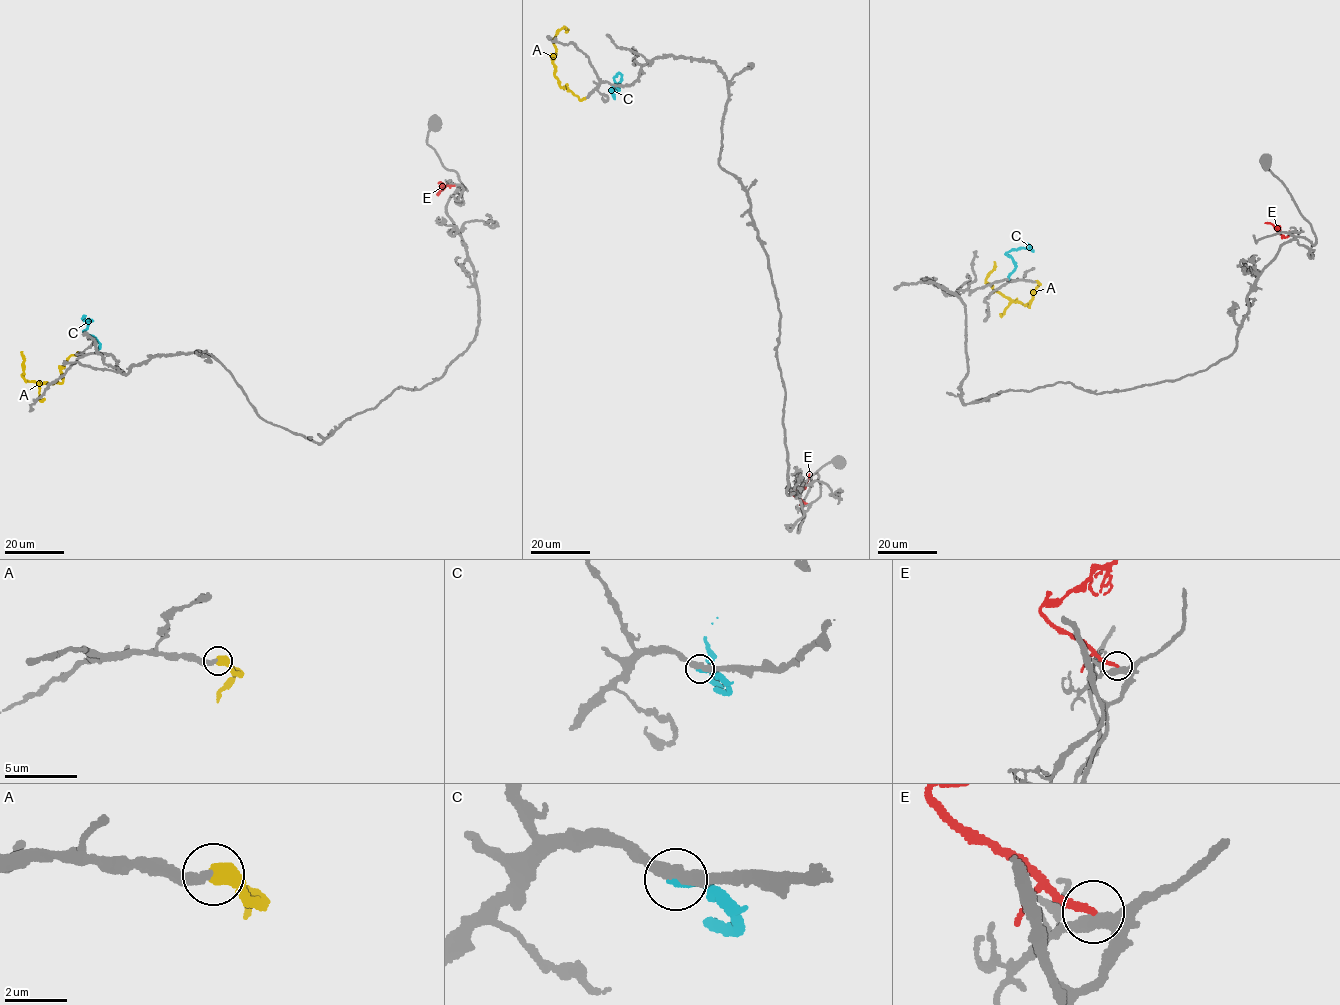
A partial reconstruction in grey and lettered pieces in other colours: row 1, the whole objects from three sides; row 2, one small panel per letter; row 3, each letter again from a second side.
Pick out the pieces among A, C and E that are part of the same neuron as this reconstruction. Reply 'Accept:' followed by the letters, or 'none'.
Accept: A

